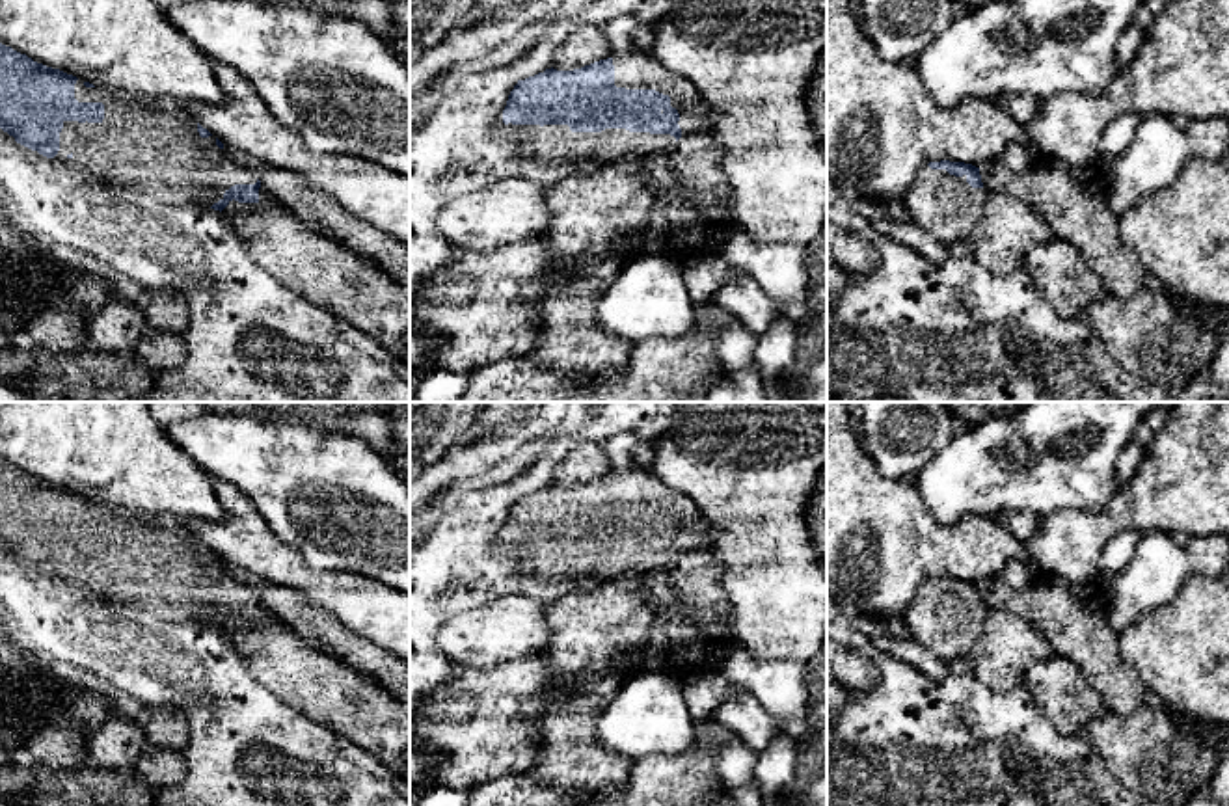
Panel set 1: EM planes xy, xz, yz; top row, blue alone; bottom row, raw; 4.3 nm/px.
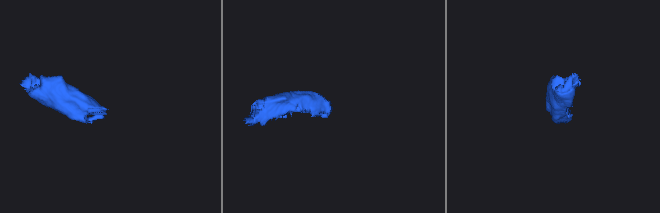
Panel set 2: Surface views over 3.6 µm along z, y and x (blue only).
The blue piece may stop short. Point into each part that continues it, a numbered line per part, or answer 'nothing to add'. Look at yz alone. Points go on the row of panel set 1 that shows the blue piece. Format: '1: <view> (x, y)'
1: yz (945, 205)

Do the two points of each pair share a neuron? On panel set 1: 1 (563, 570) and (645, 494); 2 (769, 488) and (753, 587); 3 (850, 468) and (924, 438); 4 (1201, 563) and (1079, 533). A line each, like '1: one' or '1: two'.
1: one
2: one
3: two
4: two

